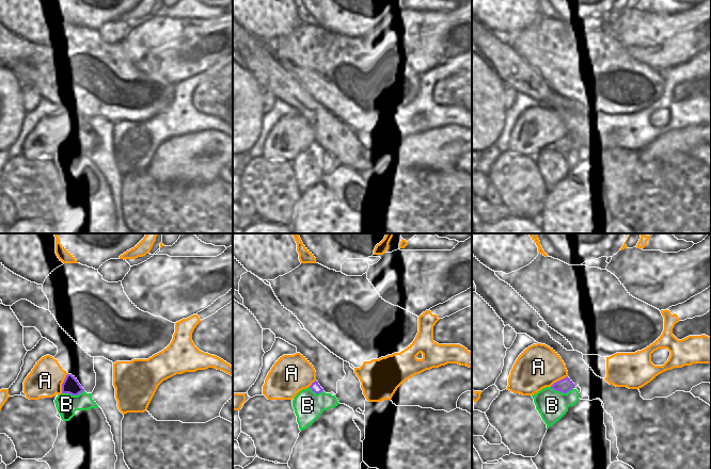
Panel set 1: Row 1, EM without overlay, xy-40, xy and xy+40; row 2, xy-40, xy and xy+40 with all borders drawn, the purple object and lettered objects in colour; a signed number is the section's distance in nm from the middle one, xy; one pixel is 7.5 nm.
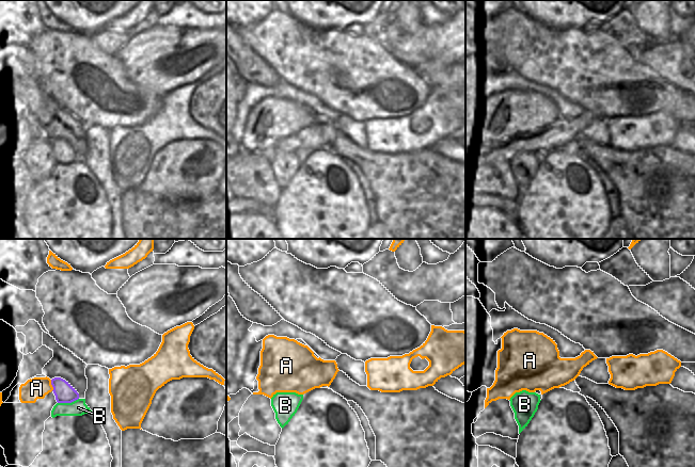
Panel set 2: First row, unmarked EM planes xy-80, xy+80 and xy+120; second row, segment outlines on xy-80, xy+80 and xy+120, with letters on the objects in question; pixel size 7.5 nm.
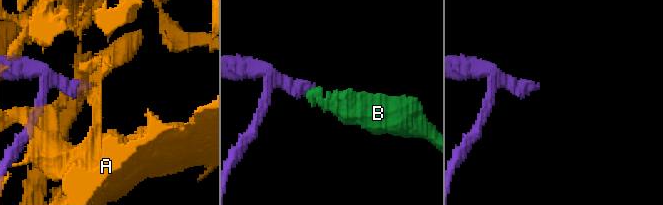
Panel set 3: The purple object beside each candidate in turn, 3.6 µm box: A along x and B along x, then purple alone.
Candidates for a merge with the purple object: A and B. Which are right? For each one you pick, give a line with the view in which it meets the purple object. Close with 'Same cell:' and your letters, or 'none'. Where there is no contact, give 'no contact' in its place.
B: contact in xy+40
Same cell: B

